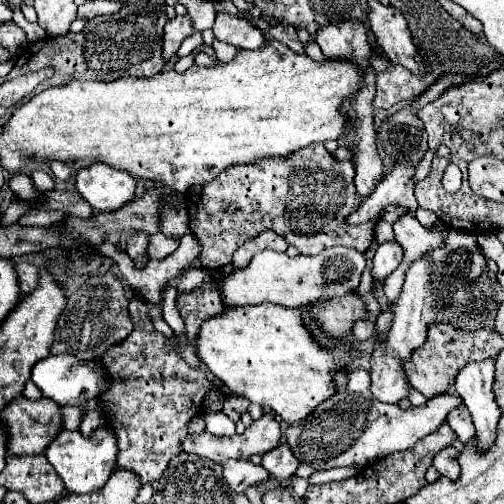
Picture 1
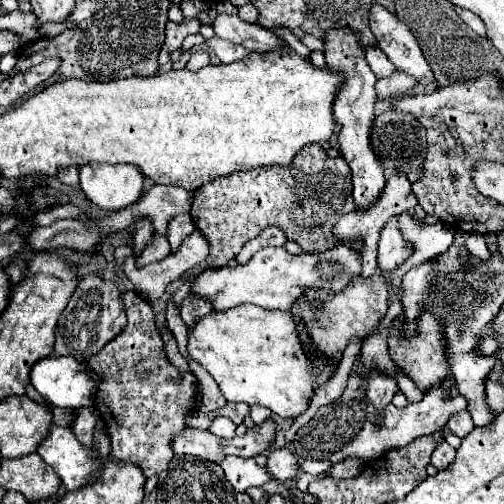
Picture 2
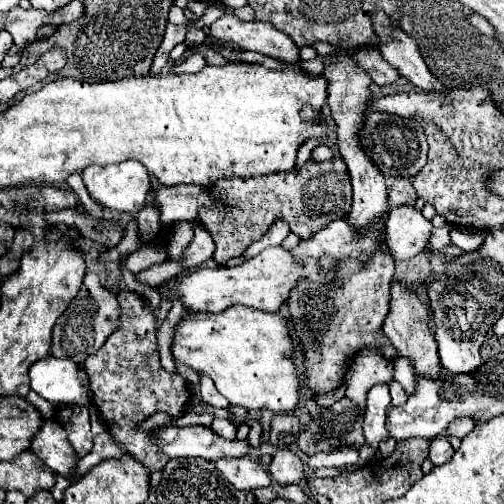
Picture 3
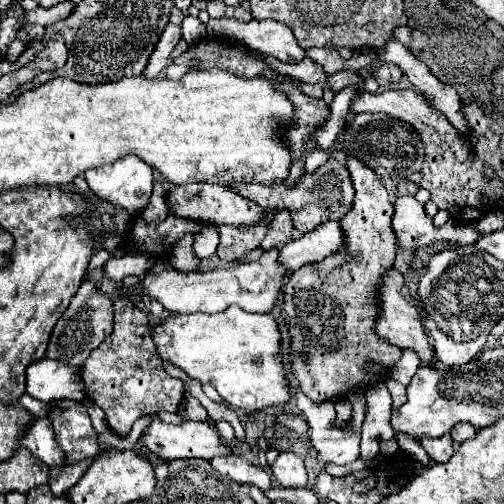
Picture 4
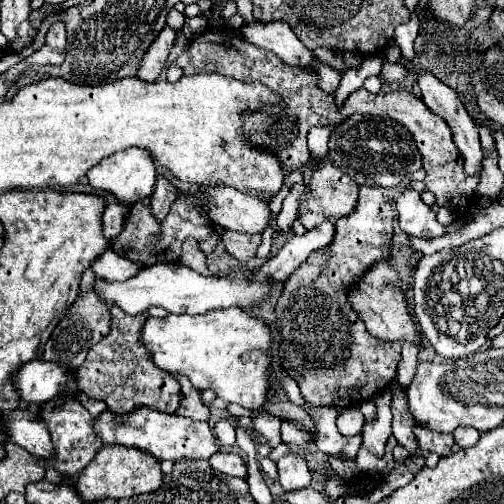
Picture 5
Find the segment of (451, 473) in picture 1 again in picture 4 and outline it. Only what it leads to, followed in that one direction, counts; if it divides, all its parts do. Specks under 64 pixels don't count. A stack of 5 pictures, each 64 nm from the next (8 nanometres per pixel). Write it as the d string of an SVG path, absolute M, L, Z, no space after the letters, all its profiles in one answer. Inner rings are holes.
M444 434L444 436L440 436L440 438L422 436L422 438L420 438L420 444L422 444L422 448L428 452L428 456L434 458L436 462L446 462L446 460L454 454L452 436L450 436L450 434Z

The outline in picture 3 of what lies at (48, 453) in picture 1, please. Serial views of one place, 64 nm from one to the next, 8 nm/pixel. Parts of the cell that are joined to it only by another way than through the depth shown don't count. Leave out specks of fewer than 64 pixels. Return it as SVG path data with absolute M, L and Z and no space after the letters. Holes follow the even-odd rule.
M44 420L40 432L32 438L32 452L54 472L70 474L76 466L76 454L64 440L64 430L54 420Z

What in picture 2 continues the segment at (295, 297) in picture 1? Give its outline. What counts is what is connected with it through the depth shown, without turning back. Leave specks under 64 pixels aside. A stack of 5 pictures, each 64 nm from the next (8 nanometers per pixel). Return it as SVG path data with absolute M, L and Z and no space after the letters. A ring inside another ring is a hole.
M336 246L326 250L324 254L290 254L284 248L264 248L258 250L248 264L236 268L206 268L200 272L192 286L190 294L202 300L210 300L214 310L228 310L240 304L256 304L268 310L288 310L296 298L304 292L304 288L328 288L328 290L342 290L352 276L360 274L360 260L356 252Z

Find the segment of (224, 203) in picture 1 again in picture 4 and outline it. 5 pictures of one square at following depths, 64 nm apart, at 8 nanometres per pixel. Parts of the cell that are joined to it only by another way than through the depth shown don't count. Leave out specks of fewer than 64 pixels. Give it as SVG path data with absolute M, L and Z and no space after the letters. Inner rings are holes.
M328 160L314 174L304 174L294 190L284 190L282 184L280 186L234 184L232 190L242 194L244 198L254 200L262 208L266 208L266 212L288 208L292 212L292 222L300 232L310 232L312 228L328 220L340 220L352 208L352 202L354 202L354 186L352 186L350 174L346 166L338 160ZM258 224L256 228L230 228L220 226L220 244L218 244L218 256L222 260L242 260L248 256L254 248L260 246L266 234L266 224Z

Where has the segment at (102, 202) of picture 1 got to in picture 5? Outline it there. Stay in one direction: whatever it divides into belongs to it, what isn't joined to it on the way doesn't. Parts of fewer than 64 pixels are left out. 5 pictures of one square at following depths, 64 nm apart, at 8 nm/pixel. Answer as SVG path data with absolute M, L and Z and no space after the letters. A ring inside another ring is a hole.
M126 148L122 152L106 156L94 168L88 170L88 180L90 180L92 188L112 192L118 200L122 200L122 204L130 206L130 204L150 196L152 190L154 190L156 166L154 166L152 152L148 152L146 148Z

